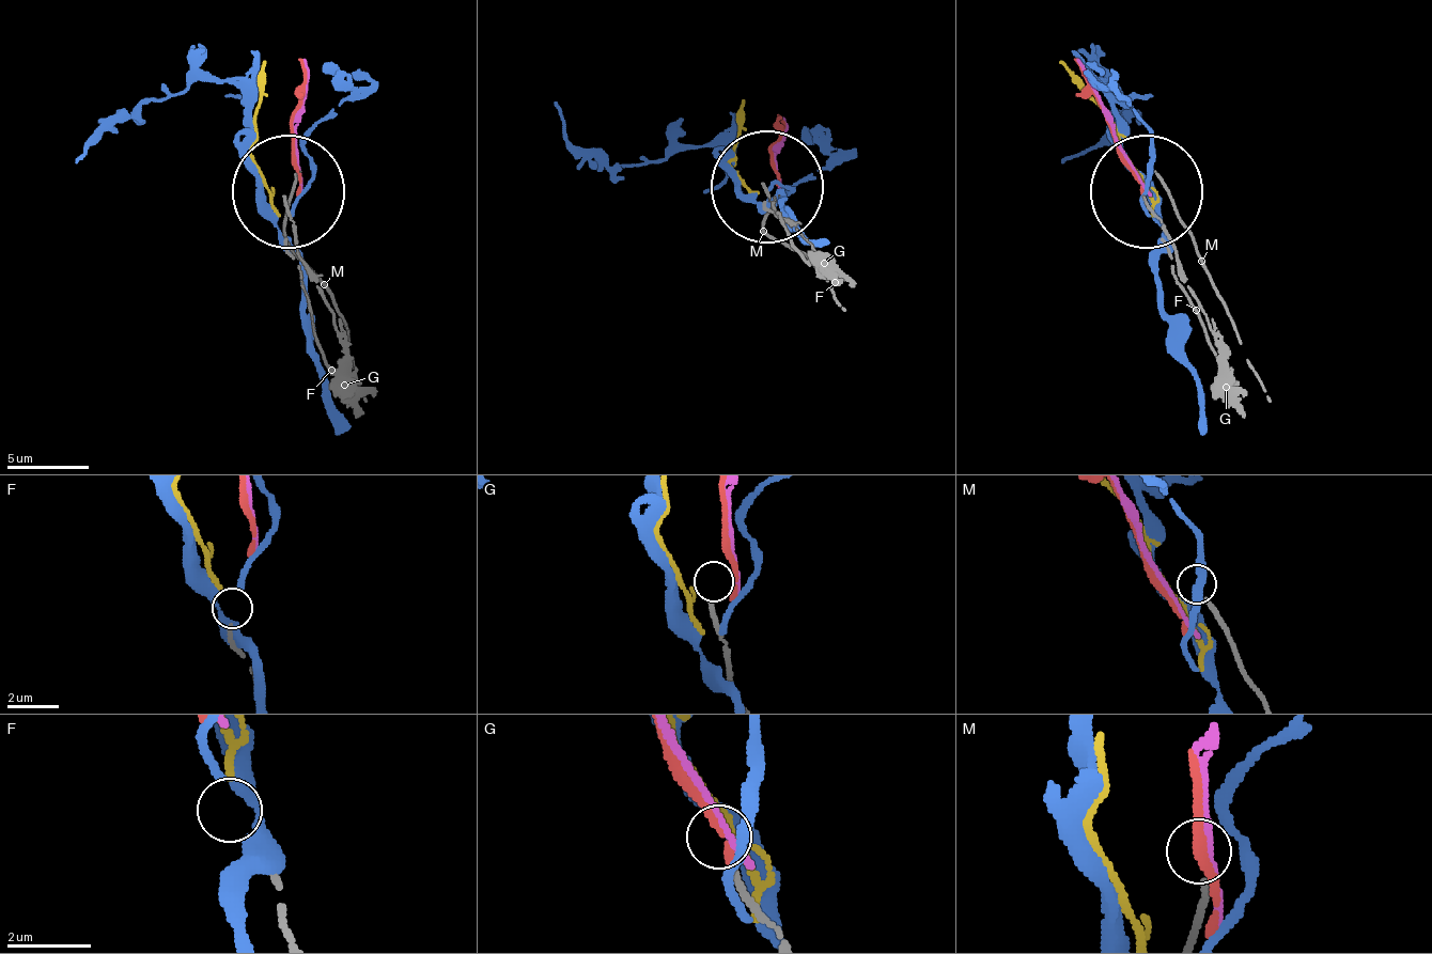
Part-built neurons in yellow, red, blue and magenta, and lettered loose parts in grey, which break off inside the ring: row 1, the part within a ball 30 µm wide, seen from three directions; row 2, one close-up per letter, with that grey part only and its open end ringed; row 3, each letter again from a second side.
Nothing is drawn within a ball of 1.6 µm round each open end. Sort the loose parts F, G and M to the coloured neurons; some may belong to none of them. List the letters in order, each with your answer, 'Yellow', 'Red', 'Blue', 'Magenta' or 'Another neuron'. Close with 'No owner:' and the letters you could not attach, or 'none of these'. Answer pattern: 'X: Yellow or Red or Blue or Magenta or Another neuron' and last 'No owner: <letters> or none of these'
F: Yellow
G: Another neuron
M: Another neuron
No owner: G, M

